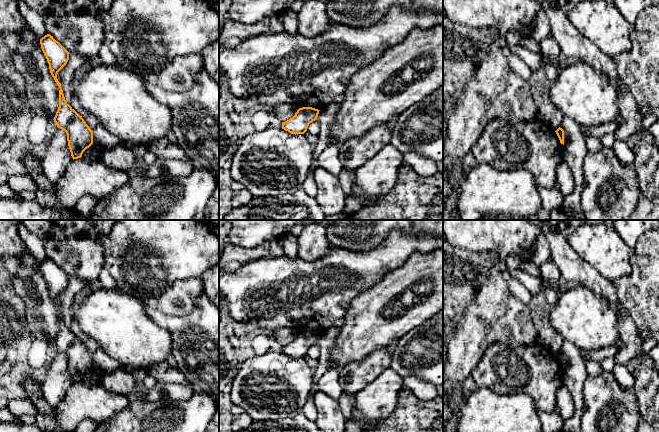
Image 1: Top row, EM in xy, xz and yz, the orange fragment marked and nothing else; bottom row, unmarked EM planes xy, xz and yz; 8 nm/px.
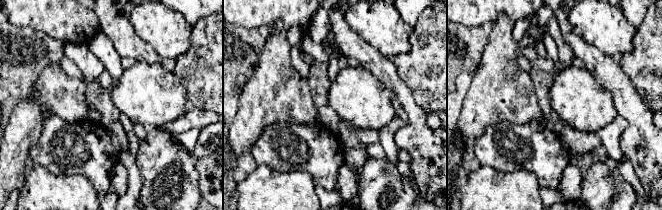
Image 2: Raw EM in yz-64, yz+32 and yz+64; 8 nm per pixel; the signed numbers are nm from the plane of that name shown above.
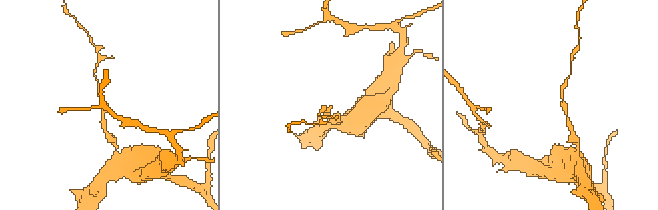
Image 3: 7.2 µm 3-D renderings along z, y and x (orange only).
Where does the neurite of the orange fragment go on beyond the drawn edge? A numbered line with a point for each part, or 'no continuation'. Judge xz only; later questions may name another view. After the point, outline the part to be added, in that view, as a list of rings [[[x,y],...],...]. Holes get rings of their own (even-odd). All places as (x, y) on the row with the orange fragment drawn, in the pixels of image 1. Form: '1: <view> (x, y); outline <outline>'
no continuation

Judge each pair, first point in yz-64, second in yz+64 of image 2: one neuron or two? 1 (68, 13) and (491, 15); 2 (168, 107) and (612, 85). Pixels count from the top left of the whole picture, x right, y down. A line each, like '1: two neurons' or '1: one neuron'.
1: one neuron
2: two neurons

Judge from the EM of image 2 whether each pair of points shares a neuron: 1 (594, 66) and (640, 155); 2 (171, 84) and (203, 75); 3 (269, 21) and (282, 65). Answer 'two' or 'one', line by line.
1: one
2: two
3: two

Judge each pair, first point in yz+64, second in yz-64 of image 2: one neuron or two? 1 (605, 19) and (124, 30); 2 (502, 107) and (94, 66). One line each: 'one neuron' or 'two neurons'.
1: two neurons
2: two neurons

